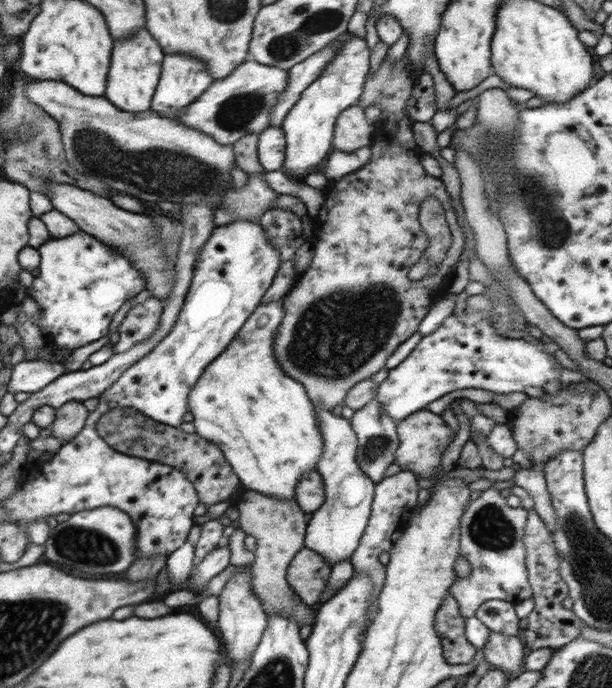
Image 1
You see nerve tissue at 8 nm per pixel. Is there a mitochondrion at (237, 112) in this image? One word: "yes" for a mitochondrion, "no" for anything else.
yes

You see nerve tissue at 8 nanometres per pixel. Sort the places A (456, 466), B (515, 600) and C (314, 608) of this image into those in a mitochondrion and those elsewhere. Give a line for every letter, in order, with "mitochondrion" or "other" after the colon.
A: other
B: other
C: other

